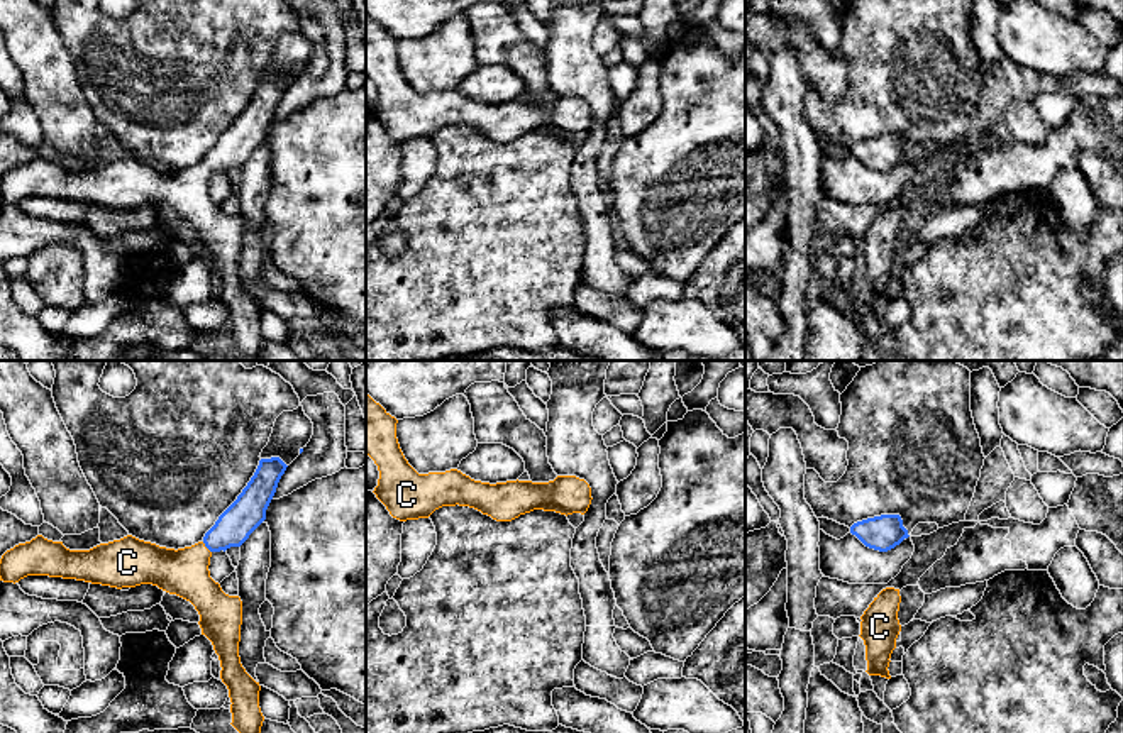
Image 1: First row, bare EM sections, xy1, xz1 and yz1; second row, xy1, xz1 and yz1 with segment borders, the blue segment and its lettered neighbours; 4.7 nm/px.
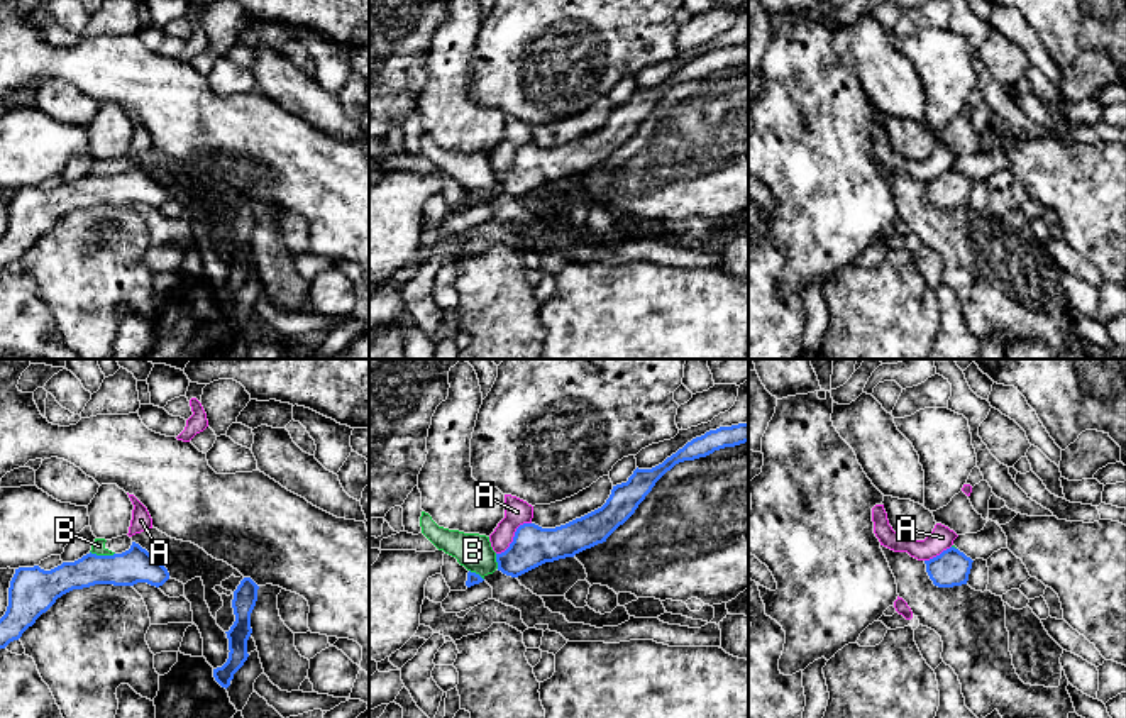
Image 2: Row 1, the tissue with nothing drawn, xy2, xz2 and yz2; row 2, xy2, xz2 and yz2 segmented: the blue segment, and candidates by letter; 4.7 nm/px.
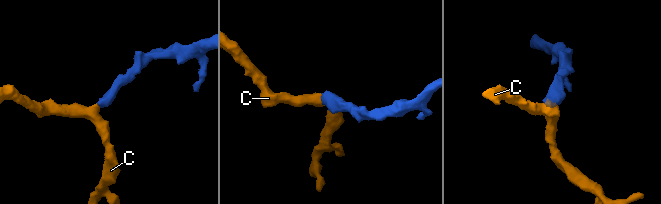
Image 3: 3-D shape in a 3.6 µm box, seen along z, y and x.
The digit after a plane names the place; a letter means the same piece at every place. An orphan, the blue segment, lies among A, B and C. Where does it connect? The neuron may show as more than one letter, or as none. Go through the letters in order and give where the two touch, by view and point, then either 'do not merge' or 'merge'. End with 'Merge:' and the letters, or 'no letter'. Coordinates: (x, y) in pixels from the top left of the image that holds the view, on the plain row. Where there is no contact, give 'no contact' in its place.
A: xz2 (513, 158) | do not merge
B: xy2 (102, 176) | do not merge
C: xy1 (205, 166) | merge
Merge: C

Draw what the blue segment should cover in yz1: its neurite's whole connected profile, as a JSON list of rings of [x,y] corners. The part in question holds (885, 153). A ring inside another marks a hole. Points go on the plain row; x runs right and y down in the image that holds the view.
[[[881,135],[857,142],[850,147],[850,154],[866,168],[879,173],[888,173],[910,157],[899,135]]]

